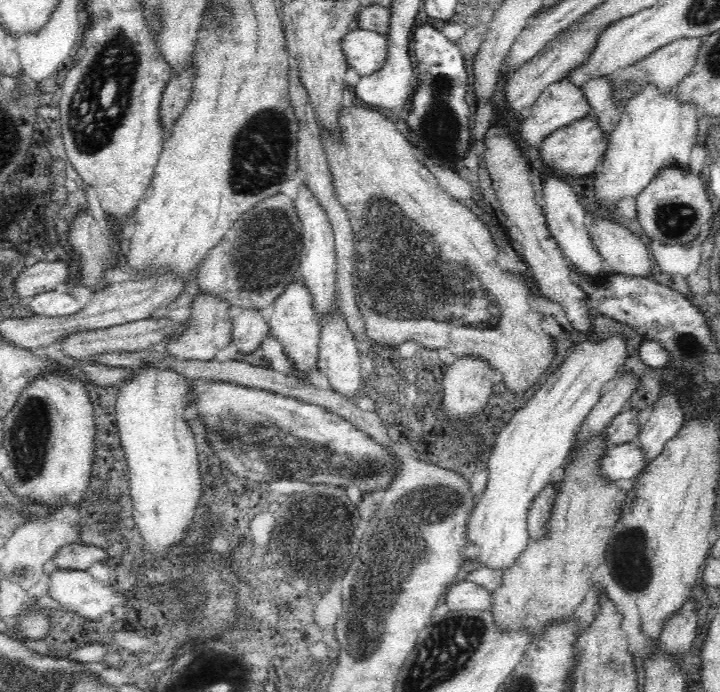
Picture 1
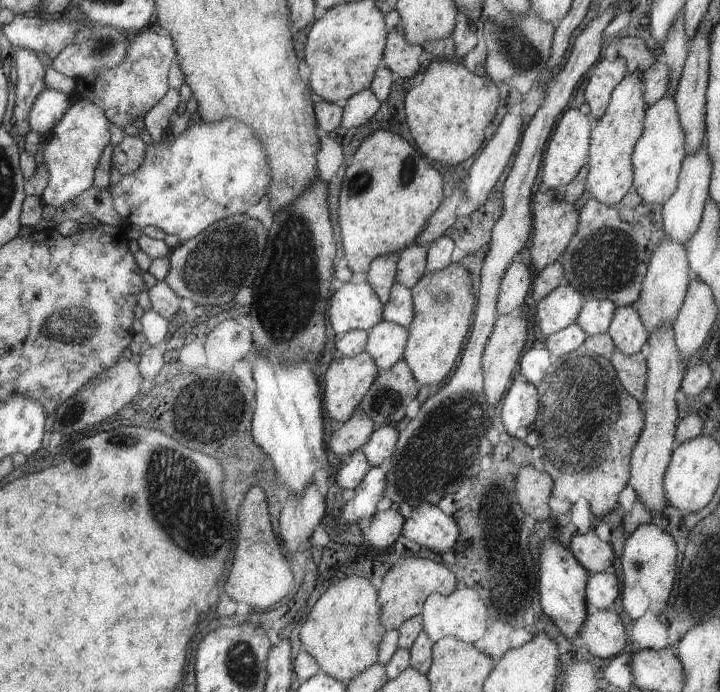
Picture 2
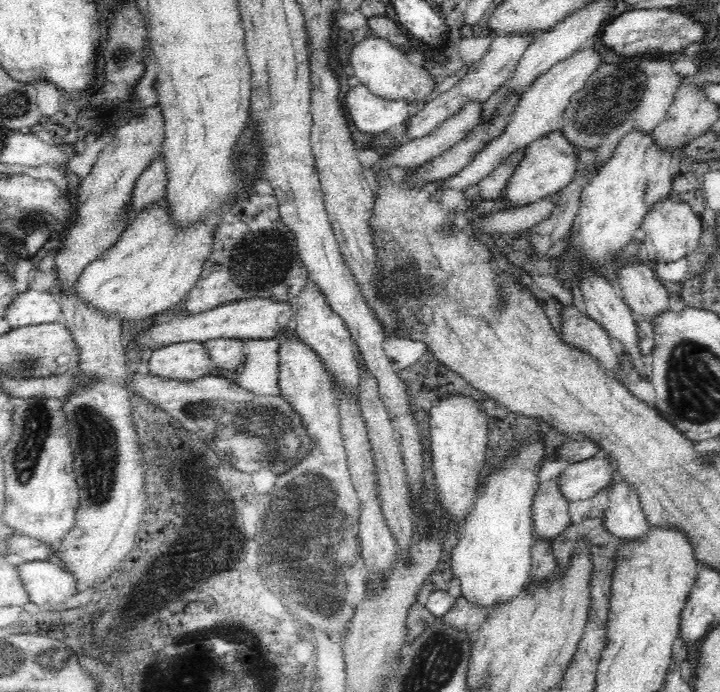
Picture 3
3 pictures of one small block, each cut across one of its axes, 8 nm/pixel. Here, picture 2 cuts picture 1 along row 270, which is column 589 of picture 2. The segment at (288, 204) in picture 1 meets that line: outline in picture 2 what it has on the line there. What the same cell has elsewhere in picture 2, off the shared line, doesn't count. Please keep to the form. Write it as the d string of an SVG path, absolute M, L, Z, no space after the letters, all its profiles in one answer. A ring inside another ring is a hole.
M629 190L617 204L603 204L589 198L579 210L577 234L561 256L565 282L577 288L587 300L611 300L617 308L631 306L641 296L641 286L649 260L665 240L663 206L645 202L635 190Z

